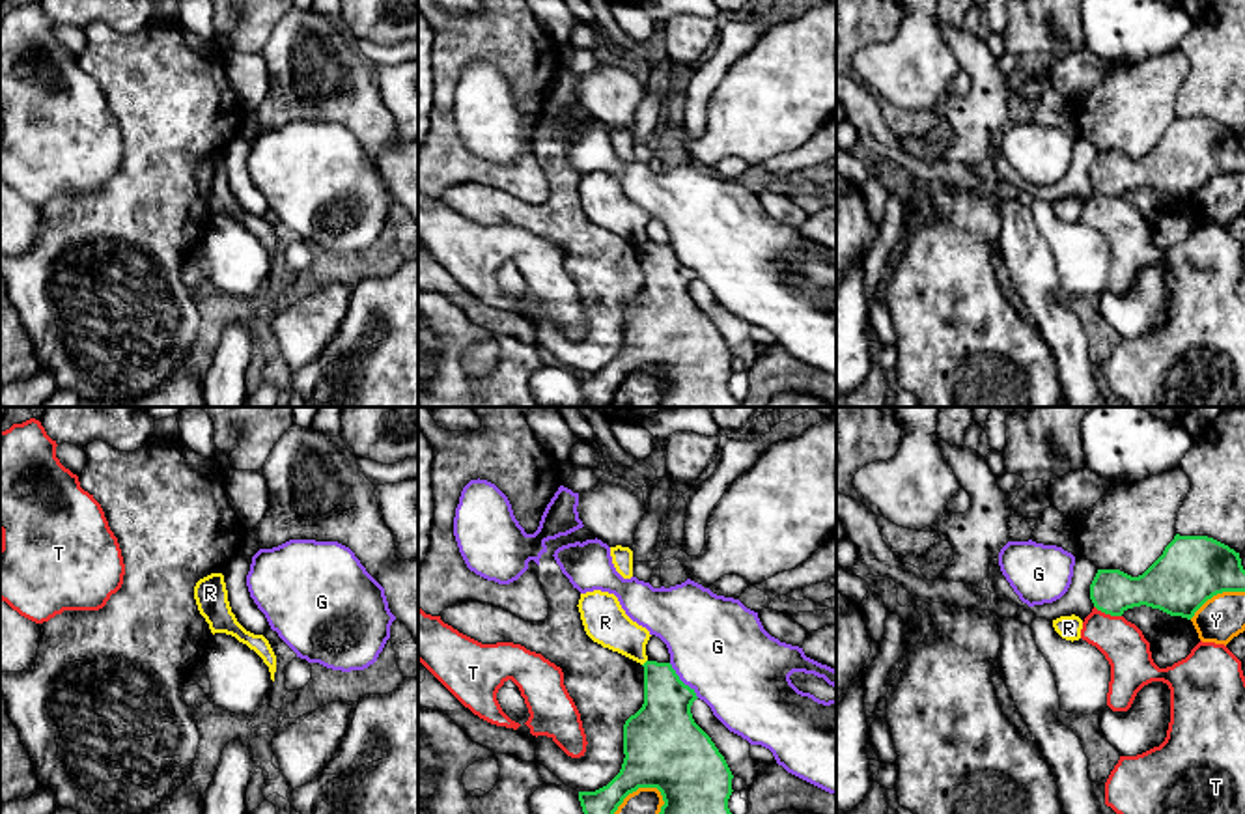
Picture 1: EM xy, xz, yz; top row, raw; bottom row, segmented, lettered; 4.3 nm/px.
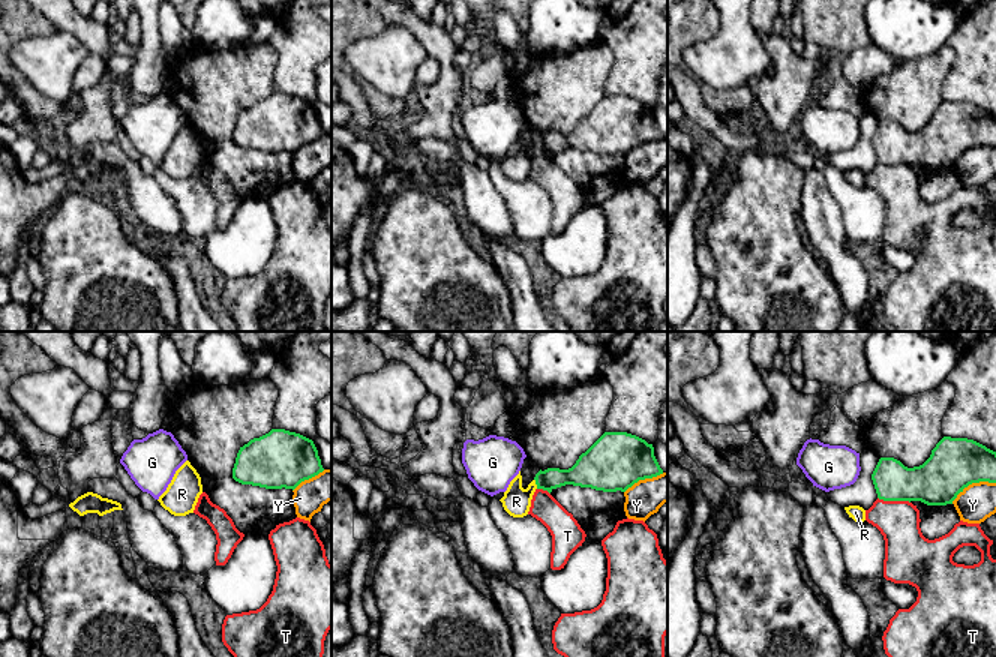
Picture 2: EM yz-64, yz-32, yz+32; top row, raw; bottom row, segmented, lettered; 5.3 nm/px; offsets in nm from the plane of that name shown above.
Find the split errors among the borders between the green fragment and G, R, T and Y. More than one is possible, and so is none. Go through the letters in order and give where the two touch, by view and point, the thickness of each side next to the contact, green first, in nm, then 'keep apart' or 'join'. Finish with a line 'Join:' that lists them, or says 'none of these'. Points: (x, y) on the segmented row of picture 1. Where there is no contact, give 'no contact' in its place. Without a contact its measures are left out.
G: xz (680, 680) | 300/420 nm | keep apart
R: xz (644, 663) | 220/190 nm | keep apart
T: yz (1107, 613) | 190/190 nm | keep apart
Y: yz (1216, 594) | 300/200 nm | keep apart
Join: none of these

